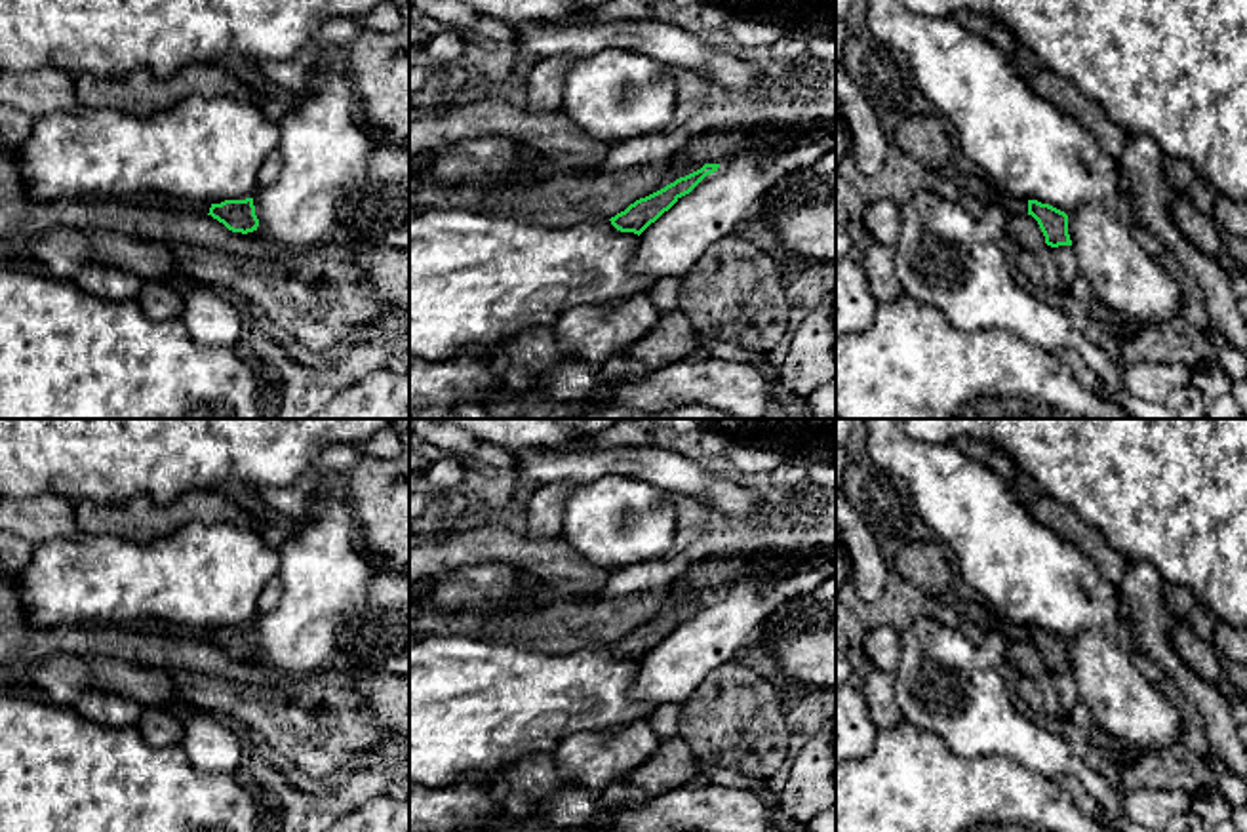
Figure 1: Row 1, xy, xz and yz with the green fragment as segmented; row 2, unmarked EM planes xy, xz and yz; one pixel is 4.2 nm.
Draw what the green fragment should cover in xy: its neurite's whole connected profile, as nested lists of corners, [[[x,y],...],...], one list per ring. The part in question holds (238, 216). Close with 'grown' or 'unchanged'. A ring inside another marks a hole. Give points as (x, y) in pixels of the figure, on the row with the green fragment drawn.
[[[253,198],[211,204],[208,215],[223,223],[232,232],[247,234],[257,230],[259,227]]]; unchanged

